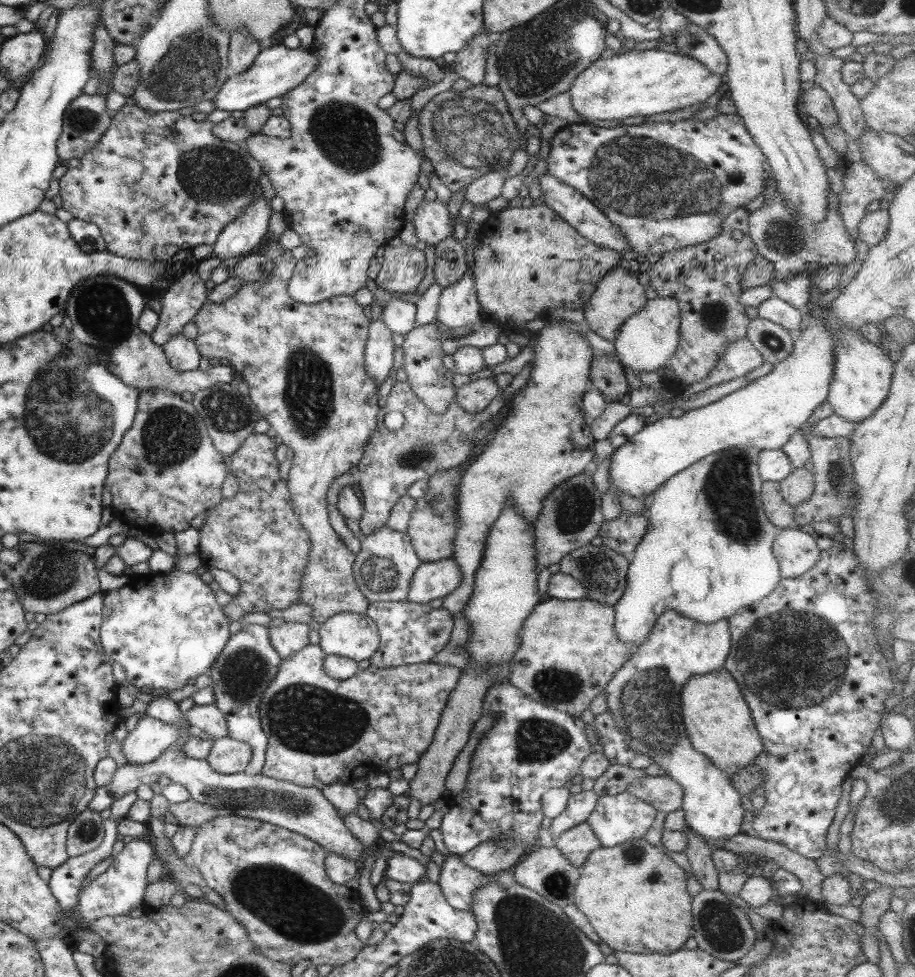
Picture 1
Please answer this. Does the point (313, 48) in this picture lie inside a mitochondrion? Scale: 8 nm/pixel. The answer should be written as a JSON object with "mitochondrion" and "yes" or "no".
{"mitochondrion":"no"}

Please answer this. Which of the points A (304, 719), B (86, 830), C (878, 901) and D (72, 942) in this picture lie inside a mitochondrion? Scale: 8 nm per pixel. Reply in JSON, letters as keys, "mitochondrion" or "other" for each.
{"A":"mitochondrion","B":"mitochondrion","C":"other","D":"other"}

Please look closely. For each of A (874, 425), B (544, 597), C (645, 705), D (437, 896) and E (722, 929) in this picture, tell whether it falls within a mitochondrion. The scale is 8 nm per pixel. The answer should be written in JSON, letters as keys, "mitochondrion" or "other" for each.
{"A":"other","B":"other","C":"mitochondrion","D":"other","E":"mitochondrion"}

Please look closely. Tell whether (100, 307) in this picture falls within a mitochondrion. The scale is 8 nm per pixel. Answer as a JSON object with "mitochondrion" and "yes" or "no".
{"mitochondrion":"yes"}

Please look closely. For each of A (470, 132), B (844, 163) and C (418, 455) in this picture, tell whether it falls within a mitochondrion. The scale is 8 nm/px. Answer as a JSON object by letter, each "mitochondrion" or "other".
{"A":"mitochondrion","B":"other","C":"mitochondrion"}

